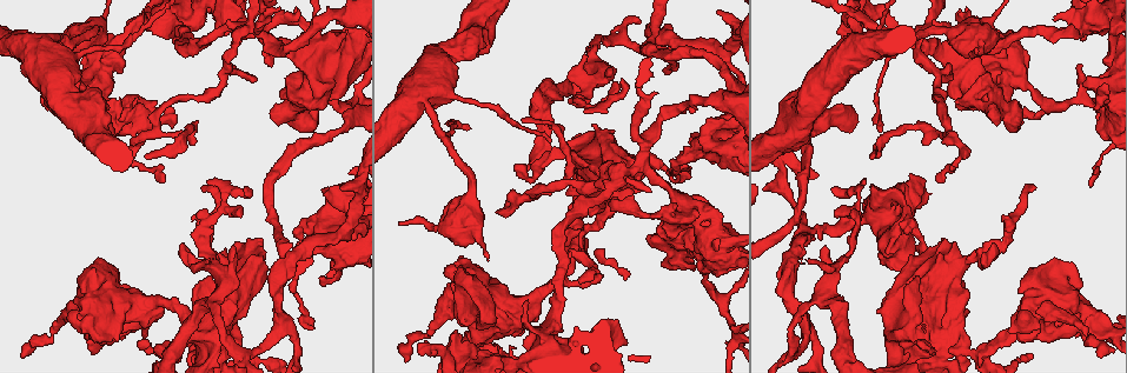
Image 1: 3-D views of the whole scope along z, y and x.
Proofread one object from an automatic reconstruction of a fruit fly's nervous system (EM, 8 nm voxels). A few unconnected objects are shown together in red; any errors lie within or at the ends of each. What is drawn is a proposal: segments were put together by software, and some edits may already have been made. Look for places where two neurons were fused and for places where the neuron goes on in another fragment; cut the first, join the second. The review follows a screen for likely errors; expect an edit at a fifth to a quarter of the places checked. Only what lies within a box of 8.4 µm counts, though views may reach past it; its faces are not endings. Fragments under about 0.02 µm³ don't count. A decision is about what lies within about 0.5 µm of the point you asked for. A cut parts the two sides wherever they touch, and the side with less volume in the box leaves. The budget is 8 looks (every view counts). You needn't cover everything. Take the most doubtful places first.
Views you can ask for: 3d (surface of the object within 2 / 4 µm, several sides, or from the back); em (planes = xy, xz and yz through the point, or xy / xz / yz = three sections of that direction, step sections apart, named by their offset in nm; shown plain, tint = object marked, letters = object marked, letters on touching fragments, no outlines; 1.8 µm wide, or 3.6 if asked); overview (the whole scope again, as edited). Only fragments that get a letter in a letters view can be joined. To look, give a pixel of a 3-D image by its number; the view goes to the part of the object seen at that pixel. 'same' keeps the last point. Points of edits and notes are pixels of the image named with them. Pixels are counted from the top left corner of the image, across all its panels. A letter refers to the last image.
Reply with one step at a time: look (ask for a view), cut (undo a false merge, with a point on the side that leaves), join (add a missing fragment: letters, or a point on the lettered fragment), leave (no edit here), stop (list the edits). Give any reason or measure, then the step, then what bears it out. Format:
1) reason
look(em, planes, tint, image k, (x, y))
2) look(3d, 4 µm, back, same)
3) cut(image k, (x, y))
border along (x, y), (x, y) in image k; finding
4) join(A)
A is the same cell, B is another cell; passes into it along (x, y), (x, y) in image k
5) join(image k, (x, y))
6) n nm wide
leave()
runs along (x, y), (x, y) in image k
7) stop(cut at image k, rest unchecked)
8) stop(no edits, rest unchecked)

four or more arms meet
look(3d, 2 µm, back, image 1, (640, 168))

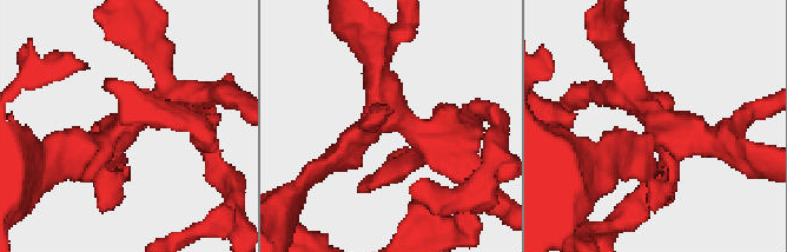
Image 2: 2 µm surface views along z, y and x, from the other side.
look(em, xz, step 16, tint, image 2, (661, 122))

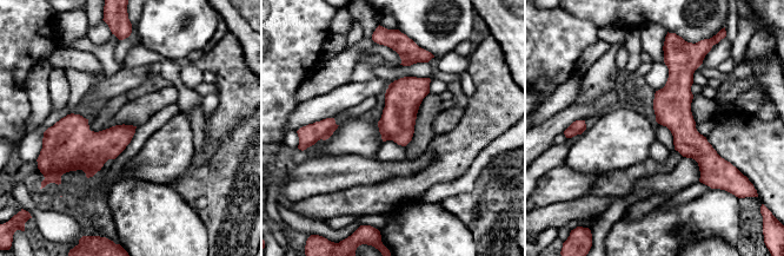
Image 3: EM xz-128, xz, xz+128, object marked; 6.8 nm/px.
look(em, planes, letters, same)

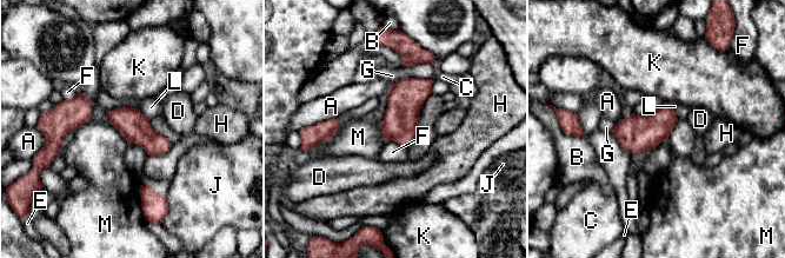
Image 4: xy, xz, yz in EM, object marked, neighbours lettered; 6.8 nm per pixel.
leave()
A, B, C, D, E, F, G, H, J, K, L and M are other cells; continuous, no second neuron

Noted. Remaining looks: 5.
look(em, 3.6 µm, xy, step 4, letters, image 1, (908, 336))

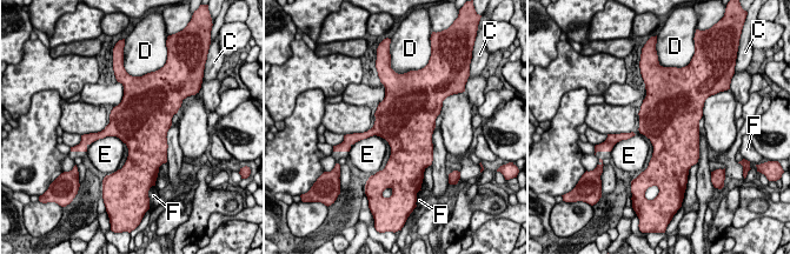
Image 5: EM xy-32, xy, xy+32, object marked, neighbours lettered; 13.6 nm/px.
leave()
C, D, E and F are other cells; one neuron here

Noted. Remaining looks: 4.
branch stops here
look(em, planes, plain, image 1, (419, 347))

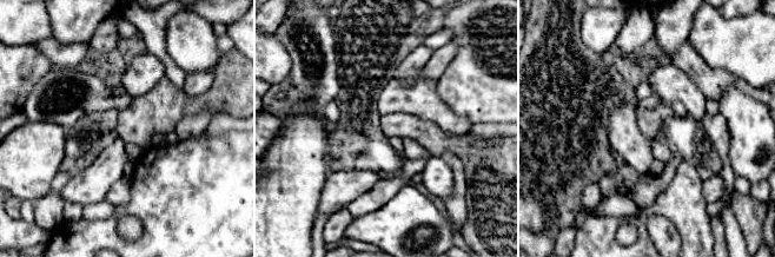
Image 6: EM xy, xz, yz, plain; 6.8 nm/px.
look(em, planes, letters, same)

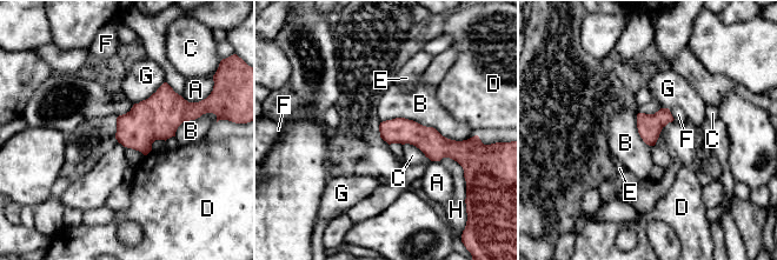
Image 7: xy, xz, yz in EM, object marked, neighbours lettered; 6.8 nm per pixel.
leave()
A, B, C, D, E, F, G and H are other cells; runs along (382, 127), (456, 145) in image 7; no lettered fragment goes on from it

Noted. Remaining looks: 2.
stop(no edits, rest unchecked)

